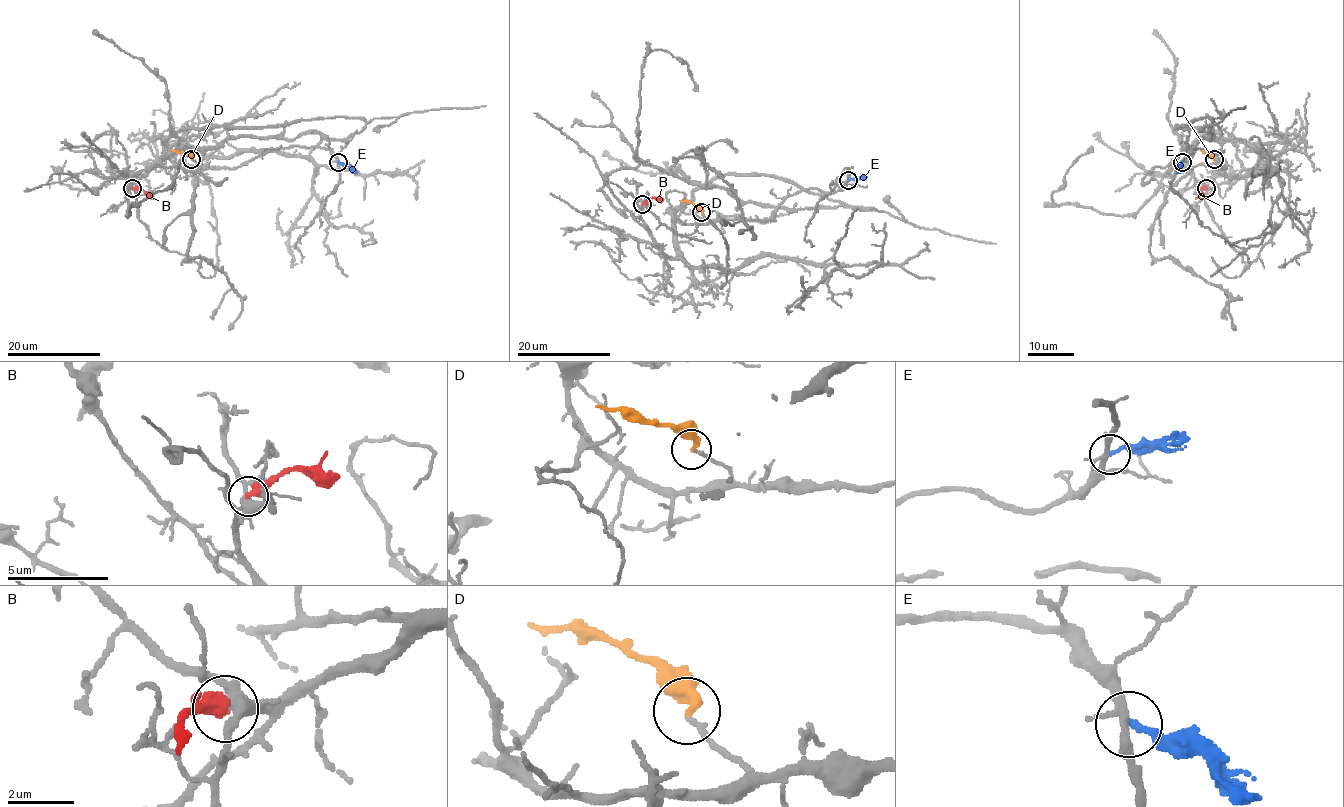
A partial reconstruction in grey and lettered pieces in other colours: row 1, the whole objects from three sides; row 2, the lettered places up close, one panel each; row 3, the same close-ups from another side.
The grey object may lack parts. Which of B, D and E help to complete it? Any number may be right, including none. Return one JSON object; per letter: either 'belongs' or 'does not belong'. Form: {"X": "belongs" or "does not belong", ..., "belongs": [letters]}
{"B": "does not belong", "D": "does not belong", "E": "does not belong", "belongs": []}

